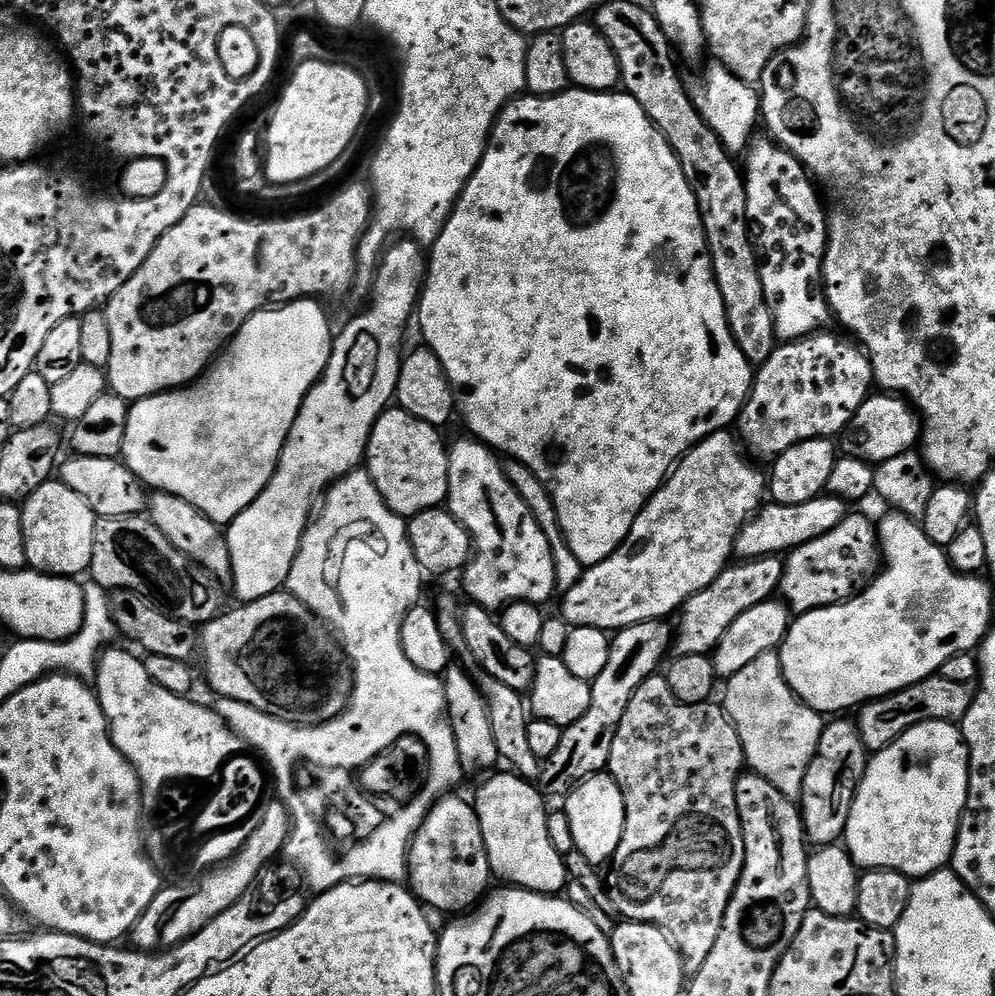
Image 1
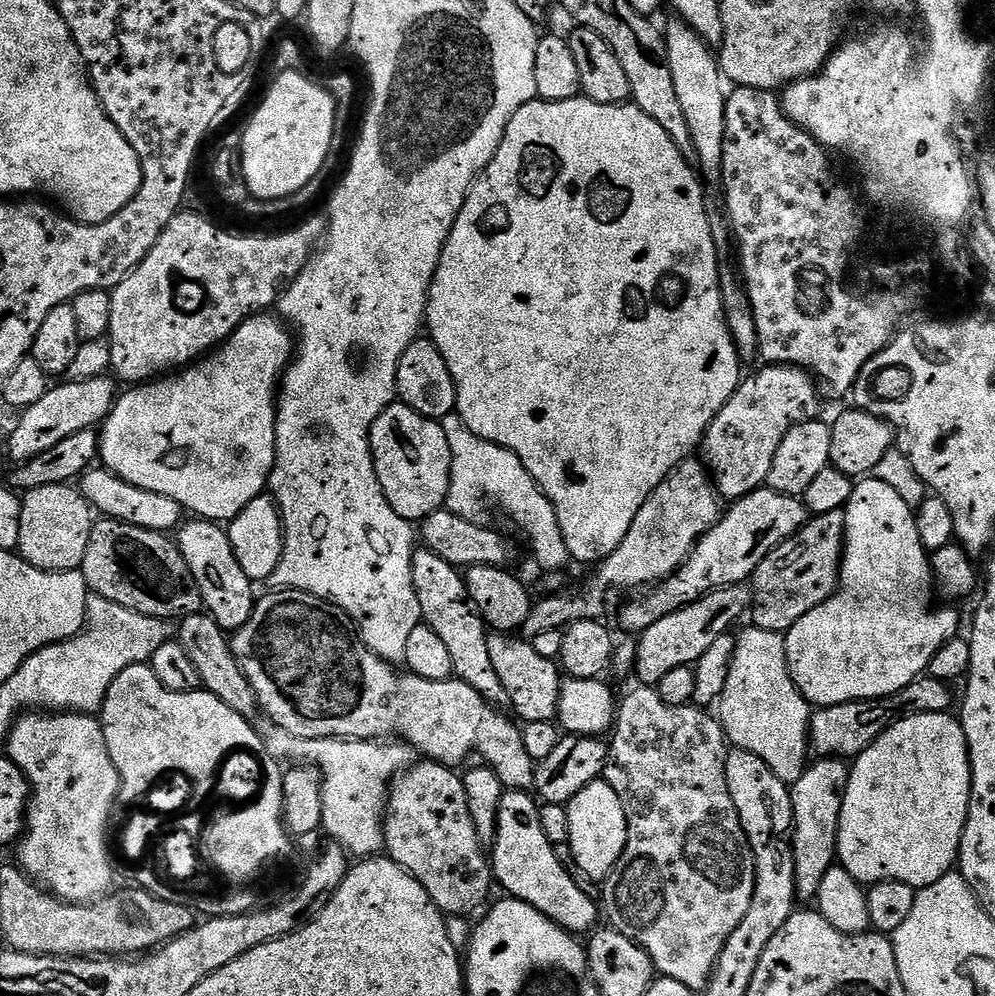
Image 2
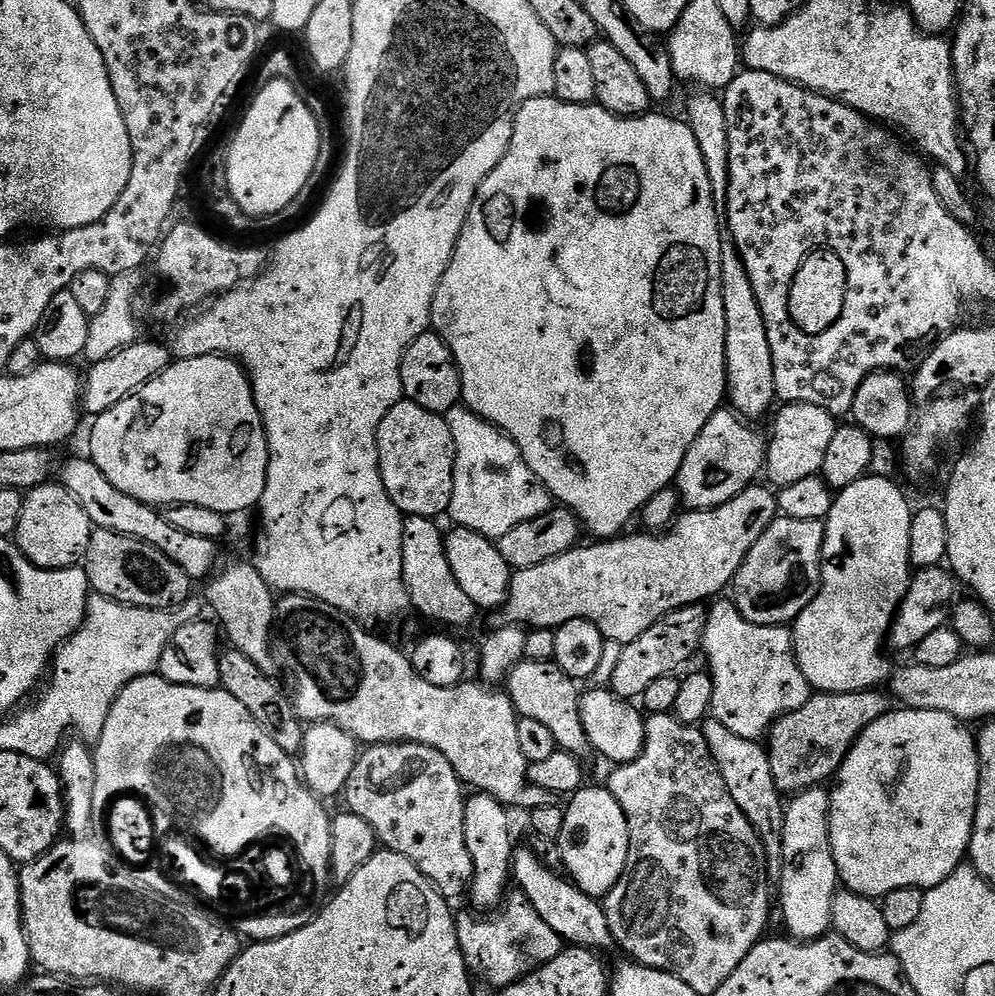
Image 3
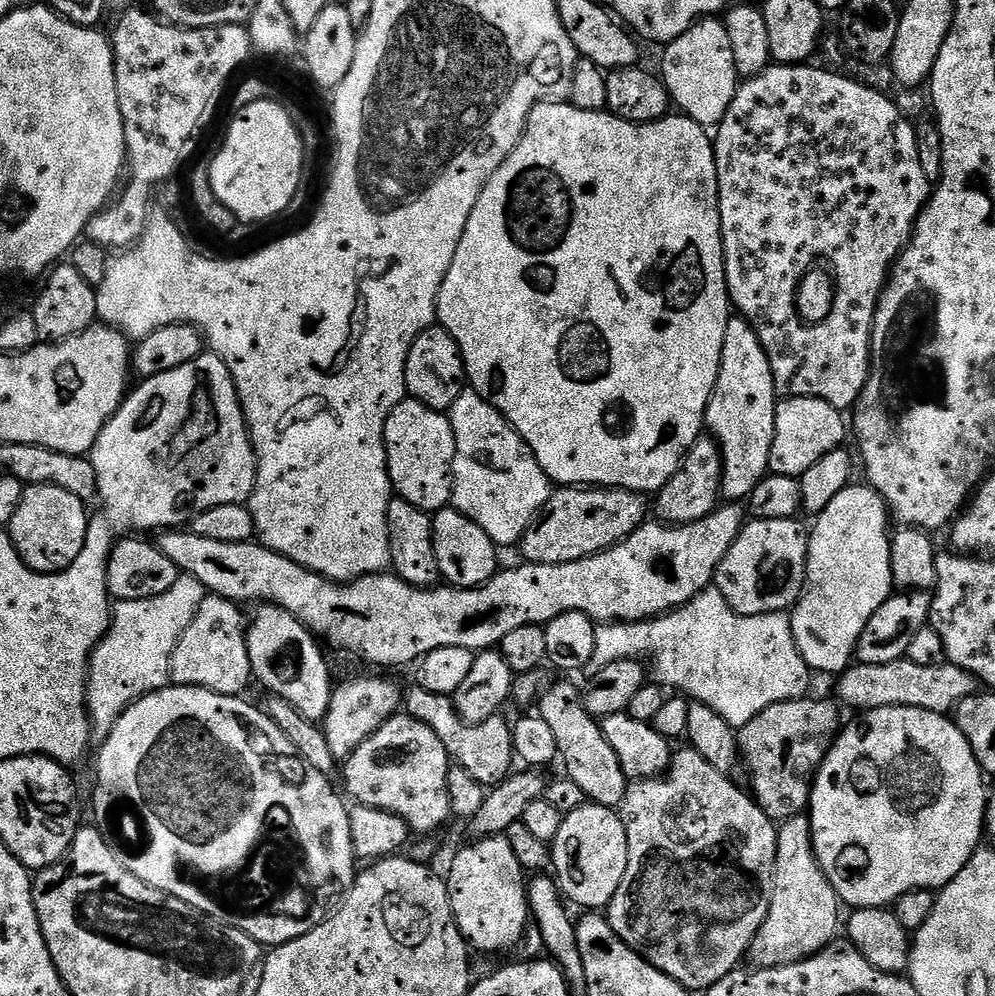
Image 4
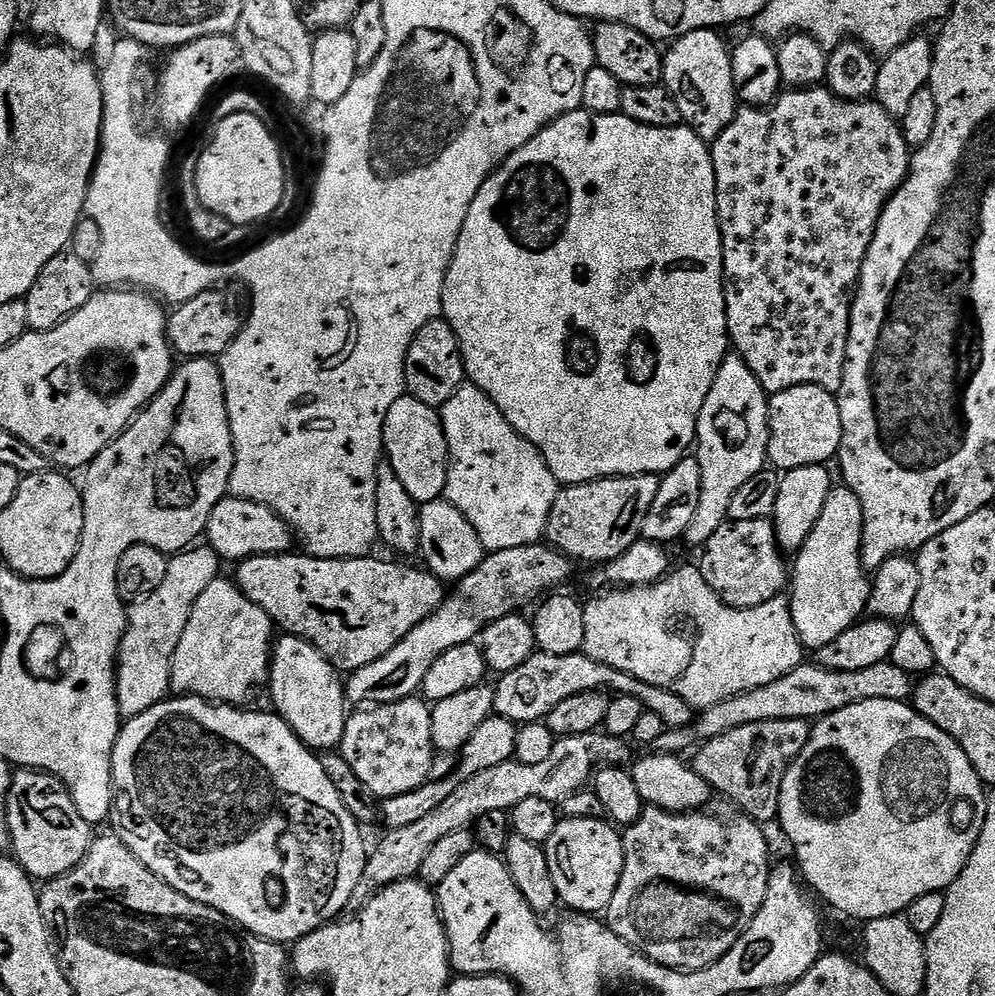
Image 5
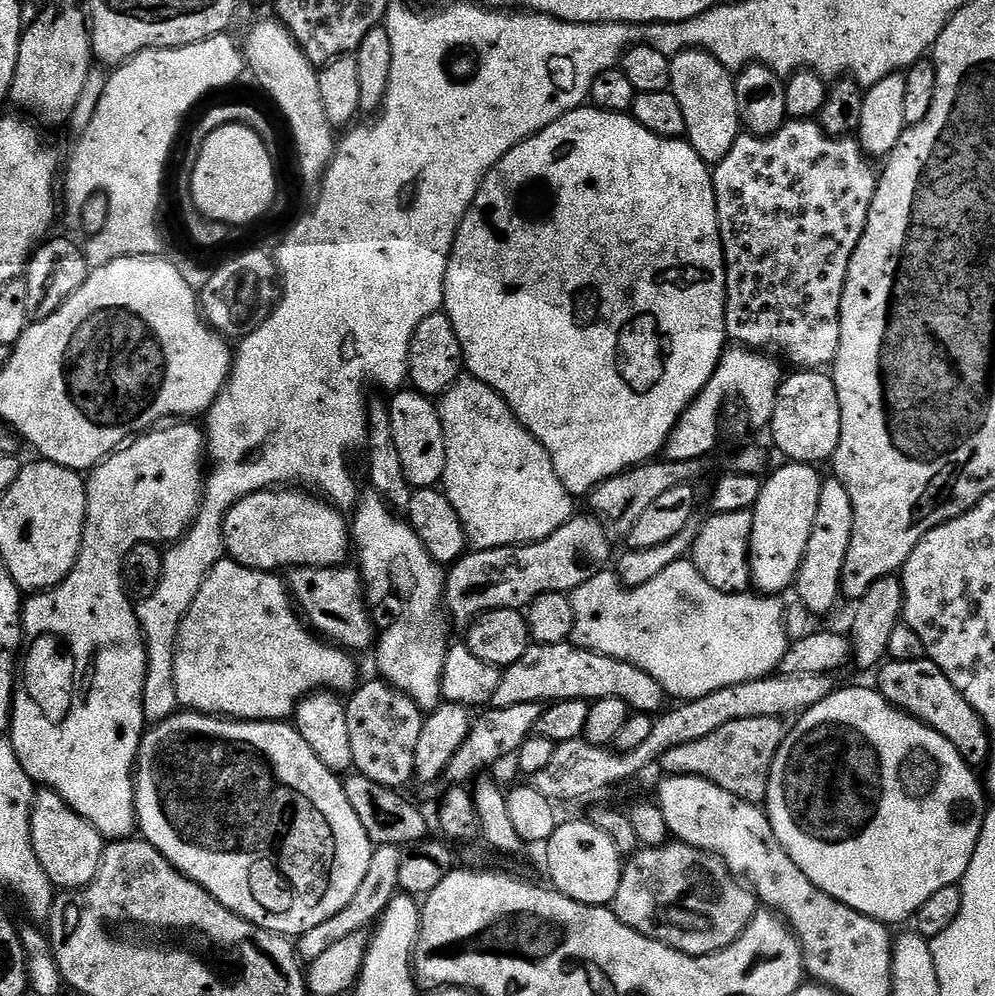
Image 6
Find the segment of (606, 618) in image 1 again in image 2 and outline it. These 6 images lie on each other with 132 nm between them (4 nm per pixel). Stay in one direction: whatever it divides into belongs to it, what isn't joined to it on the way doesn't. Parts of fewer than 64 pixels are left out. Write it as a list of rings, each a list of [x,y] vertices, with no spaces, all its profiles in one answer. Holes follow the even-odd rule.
[[[696,458],[683,460],[660,483],[658,490],[646,498],[642,510],[638,510],[638,518],[634,518],[634,526],[630,526],[630,534],[626,534],[626,538],[622,538],[622,546],[618,546],[618,550],[614,550],[614,554],[610,554],[597,567],[600,569],[596,577],[577,592],[560,590],[548,594],[552,596],[537,599],[524,623],[523,635],[531,638],[546,630],[563,630],[579,620],[600,620],[615,592],[623,588],[644,590],[673,576],[688,561],[696,543],[720,521],[720,504],[721,497],[707,467]]]

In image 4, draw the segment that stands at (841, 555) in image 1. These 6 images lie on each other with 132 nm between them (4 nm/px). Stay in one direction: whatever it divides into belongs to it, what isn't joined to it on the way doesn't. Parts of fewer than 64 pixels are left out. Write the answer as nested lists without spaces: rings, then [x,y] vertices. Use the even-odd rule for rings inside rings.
[[[749,519],[744,527],[740,529],[738,538],[734,538],[734,542],[730,546],[730,550],[726,550],[726,556],[722,558],[722,562],[716,568],[716,579],[714,587],[722,594],[722,598],[726,598],[726,602],[738,614],[743,616],[757,616],[758,614],[770,614],[771,612],[788,612],[795,608],[796,603],[800,601],[800,595],[804,592],[804,579],[808,577],[808,537],[809,533],[806,528],[799,524],[799,519],[790,520],[754,520]]]

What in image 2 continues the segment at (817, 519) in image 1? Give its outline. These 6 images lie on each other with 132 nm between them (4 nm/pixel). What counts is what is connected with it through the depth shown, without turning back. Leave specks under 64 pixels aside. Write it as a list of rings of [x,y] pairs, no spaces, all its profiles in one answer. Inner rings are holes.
[[[767,486],[756,488],[731,505],[732,508],[721,515],[720,521],[696,543],[688,561],[673,576],[668,576],[659,584],[649,587],[637,600],[632,600],[620,612],[620,624],[625,633],[645,632],[658,618],[674,614],[682,606],[702,598],[716,588],[725,588],[751,581],[754,570],[786,538],[807,524],[810,513],[804,501],[798,496],[787,496]]]

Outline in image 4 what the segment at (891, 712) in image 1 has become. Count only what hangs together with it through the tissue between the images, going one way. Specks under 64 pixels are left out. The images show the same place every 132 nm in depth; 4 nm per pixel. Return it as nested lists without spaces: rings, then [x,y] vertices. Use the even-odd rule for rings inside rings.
[[[801,698],[778,702],[758,714],[744,728],[739,729],[739,759],[748,771],[752,783],[751,795],[756,805],[773,822],[783,822],[801,815],[812,799],[812,781],[822,766],[826,754],[840,735],[841,709],[828,700]]]

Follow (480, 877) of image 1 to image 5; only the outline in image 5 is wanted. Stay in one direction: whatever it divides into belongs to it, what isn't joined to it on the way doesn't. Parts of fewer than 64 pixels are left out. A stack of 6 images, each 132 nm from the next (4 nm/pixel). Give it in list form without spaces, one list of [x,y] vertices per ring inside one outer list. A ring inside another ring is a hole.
[[[414,695],[398,702],[364,706],[353,711],[346,722],[338,752],[350,762],[350,770],[354,770],[358,779],[381,801],[418,790],[433,775],[429,701]]]

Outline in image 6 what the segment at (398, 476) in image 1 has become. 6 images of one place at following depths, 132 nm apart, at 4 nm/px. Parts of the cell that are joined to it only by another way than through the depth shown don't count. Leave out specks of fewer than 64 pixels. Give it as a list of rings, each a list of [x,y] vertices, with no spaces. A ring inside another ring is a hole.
[[[400,390],[388,404],[390,426],[394,430],[394,446],[402,458],[404,476],[413,489],[434,488],[443,481],[446,470],[446,442],[437,405],[415,390]]]

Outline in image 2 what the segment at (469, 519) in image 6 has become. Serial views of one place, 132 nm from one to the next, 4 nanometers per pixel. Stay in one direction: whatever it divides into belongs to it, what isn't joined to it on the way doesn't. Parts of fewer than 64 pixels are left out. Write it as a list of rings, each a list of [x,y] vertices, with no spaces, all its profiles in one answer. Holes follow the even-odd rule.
[[[458,414],[444,417],[442,421],[446,442],[450,442],[452,461],[450,462],[450,486],[446,501],[447,511],[455,516],[479,517],[480,495],[484,495],[492,504],[497,504],[532,543],[532,552],[536,560],[545,568],[545,573],[556,574],[570,564],[566,550],[566,538],[562,538],[562,526],[558,526],[556,507],[548,495],[540,489],[538,482],[522,466],[522,462],[510,450],[498,446],[489,440],[483,440],[474,434],[462,422]]]

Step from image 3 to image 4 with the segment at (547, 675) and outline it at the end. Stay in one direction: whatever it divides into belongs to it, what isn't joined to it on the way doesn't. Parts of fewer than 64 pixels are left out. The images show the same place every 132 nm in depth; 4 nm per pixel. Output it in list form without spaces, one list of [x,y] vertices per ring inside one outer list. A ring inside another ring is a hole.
[[[549,683],[540,693],[538,715],[549,724],[558,742],[559,759],[564,760],[567,779],[573,780],[582,790],[585,801],[603,808],[619,809],[626,798],[629,779],[614,754],[614,746],[606,742],[601,721],[586,710],[581,689],[572,684]]]

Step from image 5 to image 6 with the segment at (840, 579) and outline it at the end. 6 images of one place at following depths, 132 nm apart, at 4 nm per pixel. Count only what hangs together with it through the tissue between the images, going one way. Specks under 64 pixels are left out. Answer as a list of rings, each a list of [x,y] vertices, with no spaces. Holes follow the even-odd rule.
[[[835,478],[825,479],[820,486],[818,494],[818,515],[814,518],[814,530],[810,530],[810,542],[806,546],[804,561],[800,573],[796,576],[794,592],[800,595],[800,600],[816,616],[824,616],[836,604],[836,599],[841,599],[840,579],[842,566],[846,562],[846,550],[850,546],[850,538],[854,530],[854,506],[850,506],[850,494],[846,494],[846,486]]]

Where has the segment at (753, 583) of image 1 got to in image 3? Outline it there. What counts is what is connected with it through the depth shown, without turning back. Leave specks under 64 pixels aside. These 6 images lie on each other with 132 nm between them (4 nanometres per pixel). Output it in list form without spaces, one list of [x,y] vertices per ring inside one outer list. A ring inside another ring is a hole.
[[[704,604],[682,606],[670,614],[666,614],[646,634],[634,638],[634,642],[623,645],[616,656],[616,665],[612,668],[612,684],[610,690],[619,700],[639,701],[646,690],[657,678],[666,678],[679,673],[683,664],[692,660],[692,655],[701,651],[704,642],[704,631],[708,621],[708,608]]]

